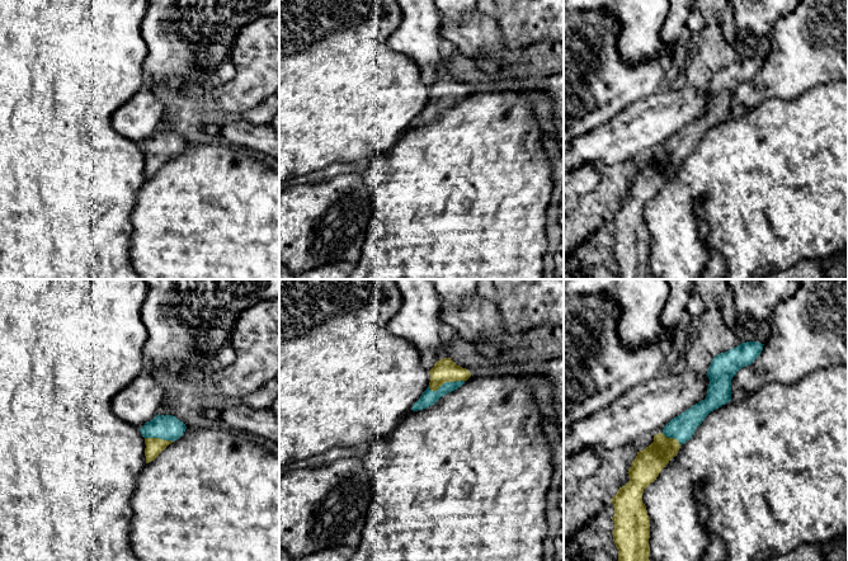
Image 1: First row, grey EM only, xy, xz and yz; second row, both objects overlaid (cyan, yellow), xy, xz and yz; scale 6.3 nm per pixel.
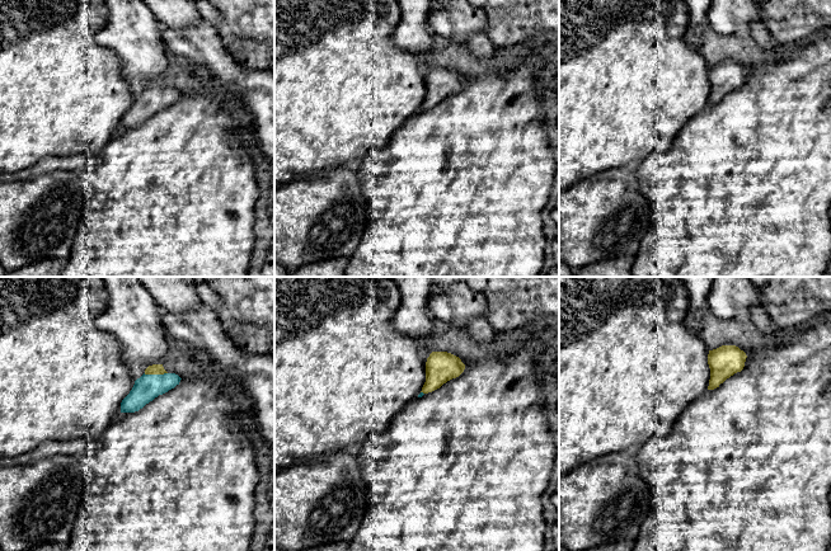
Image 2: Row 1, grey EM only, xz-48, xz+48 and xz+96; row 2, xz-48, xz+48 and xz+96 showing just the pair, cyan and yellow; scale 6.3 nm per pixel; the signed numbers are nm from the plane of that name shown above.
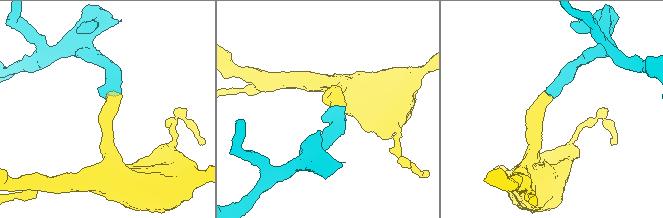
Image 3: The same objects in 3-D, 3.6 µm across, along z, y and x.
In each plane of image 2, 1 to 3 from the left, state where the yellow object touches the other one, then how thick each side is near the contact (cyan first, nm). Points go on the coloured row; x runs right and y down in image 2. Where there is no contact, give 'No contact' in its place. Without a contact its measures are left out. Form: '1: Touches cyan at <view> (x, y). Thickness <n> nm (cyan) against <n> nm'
1: Touches cyan at xz-48 (155, 375). Thickness 160 nm (cyan) against 60 nm
2: Touches cyan at xz+48 (422, 392). Thickness 20 nm (cyan) against 190 nm
3: No contact

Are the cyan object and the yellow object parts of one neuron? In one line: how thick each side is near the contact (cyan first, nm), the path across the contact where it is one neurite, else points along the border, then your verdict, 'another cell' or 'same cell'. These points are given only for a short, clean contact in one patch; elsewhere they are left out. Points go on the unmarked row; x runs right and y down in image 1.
100 nm thick on the cyan side, 150 nm on the other; runs through xz (429, 113), (446, 98), (446, 85); same cell

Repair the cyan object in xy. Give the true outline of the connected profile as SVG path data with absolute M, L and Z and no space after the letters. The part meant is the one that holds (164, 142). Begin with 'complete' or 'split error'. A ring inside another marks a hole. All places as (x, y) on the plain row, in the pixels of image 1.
split error; M156 131L140 145L145 154L146 179L154 176L169 160L179 155L187 142L173 131Z

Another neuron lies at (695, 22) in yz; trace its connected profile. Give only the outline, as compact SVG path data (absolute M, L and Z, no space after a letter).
M694 5L691 14L687 18L688 34L699 36L705 27L705 20L698 8Z

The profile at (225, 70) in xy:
M225 60L217 65L215 75L226 82L236 76L236 67L230 60Z

